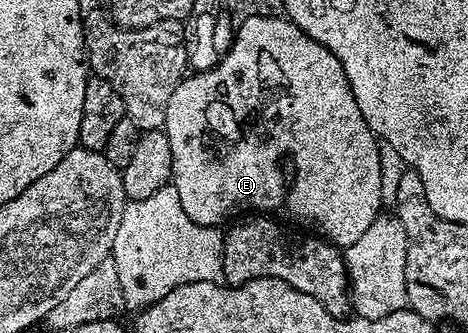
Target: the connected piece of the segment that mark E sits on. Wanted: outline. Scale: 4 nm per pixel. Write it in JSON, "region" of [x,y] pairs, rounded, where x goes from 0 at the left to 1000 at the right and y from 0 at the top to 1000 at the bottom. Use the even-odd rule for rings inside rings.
{"region":[[[541,48],[517,57],[509,69],[511,93],[502,102],[502,129],[487,144],[451,210],[427,210],[393,231],[357,315],[357,375],[361,408],[361,456],[370,456],[370,505],[365,547],[378,589],[387,601],[387,625],[395,625],[395,649],[432,679],[474,682],[487,661],[517,646],[521,637],[588,637],[605,619],[605,631],[622,655],[650,667],[656,679],[673,679],[671,700],[726,745],[763,733],[765,715],[788,688],[788,673],[812,652],[821,628],[814,601],[814,468],[810,465],[810,417],[780,372],[780,348],[771,348],[771,324],[763,324],[763,300],[754,288],[754,264],[737,228],[737,204],[729,204],[729,180],[703,156],[677,120],[662,114],[652,93],[635,84],[611,48]]]}

